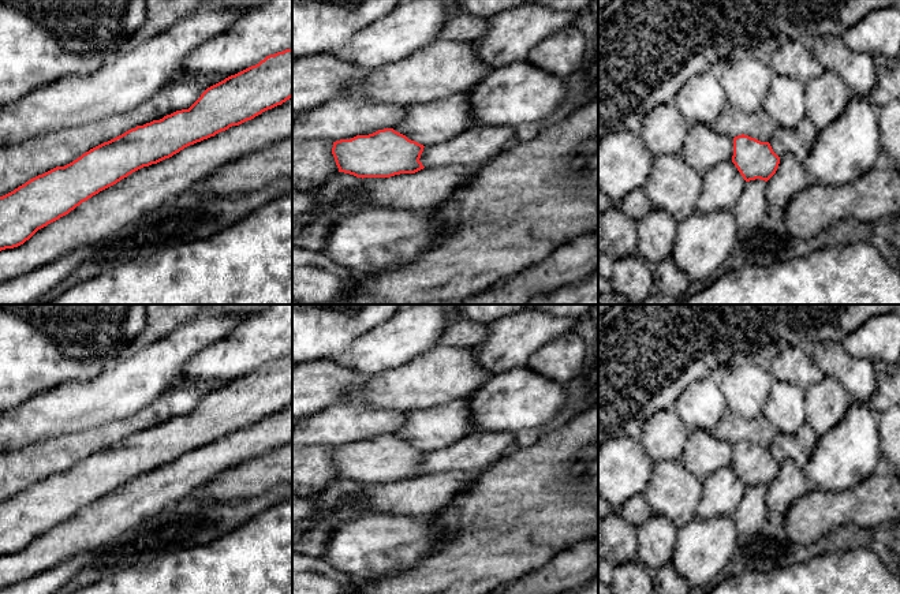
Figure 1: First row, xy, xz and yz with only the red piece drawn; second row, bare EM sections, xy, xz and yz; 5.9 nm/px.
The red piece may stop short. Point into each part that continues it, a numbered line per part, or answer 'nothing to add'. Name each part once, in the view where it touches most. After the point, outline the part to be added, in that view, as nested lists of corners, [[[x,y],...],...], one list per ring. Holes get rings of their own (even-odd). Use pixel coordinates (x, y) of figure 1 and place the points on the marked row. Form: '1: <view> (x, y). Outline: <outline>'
nothing to add

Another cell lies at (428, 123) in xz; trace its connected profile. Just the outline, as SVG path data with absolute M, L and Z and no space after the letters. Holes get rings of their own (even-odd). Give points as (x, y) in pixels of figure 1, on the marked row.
M466 94L444 97L433 102L411 102L395 131L423 146L453 139L475 126Z

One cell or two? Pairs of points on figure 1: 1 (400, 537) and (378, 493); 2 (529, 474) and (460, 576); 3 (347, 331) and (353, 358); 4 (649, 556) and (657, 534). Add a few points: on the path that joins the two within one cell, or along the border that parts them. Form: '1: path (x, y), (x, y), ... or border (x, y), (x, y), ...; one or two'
1: border (377, 512), (421, 518); two
2: path (529, 500), (482, 550); one
3: border (374, 327), (342, 352), (324, 359); two
4: path (654, 550), (656, 540); one

